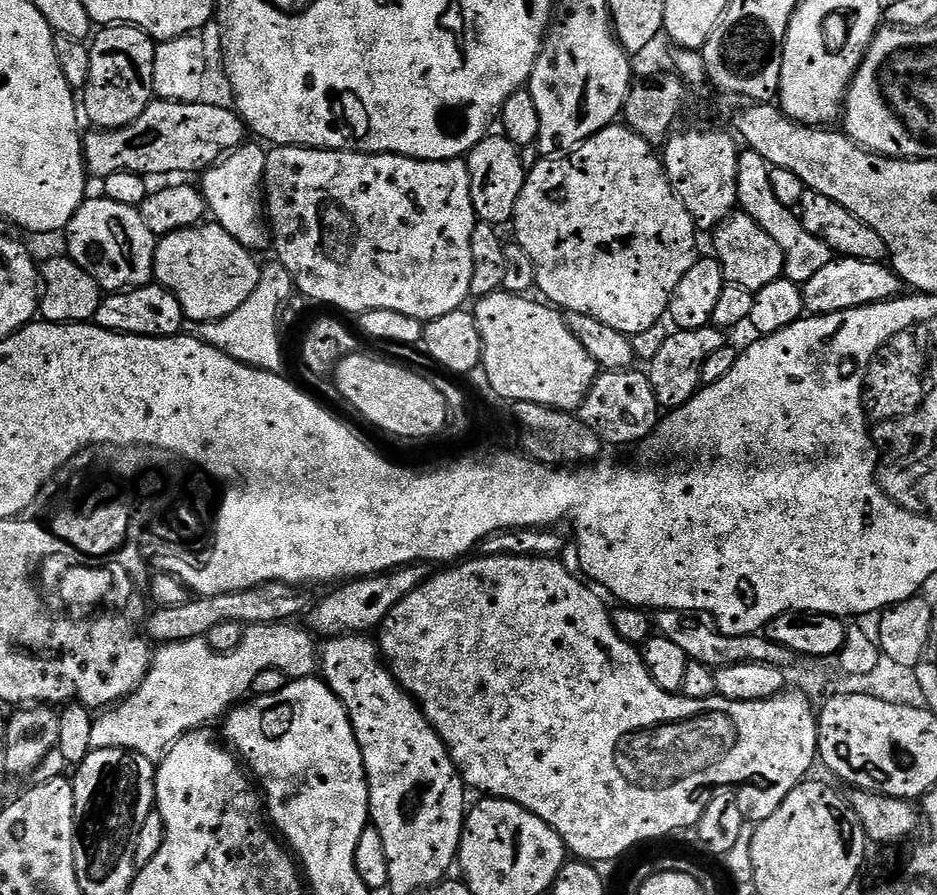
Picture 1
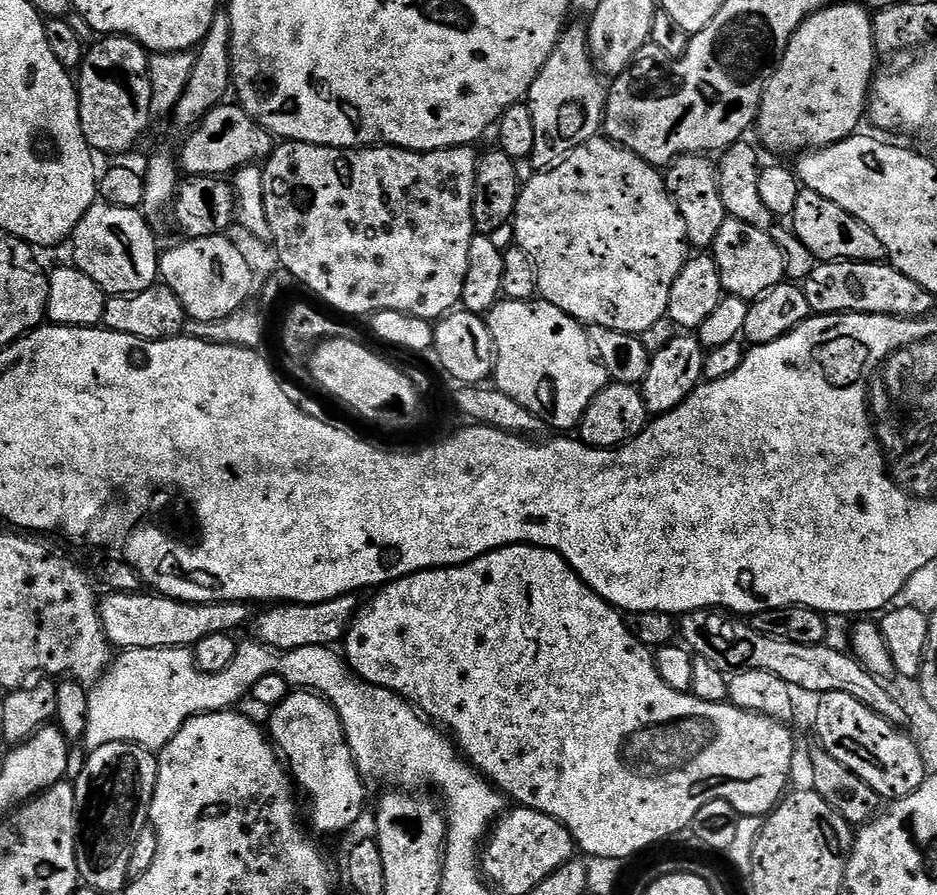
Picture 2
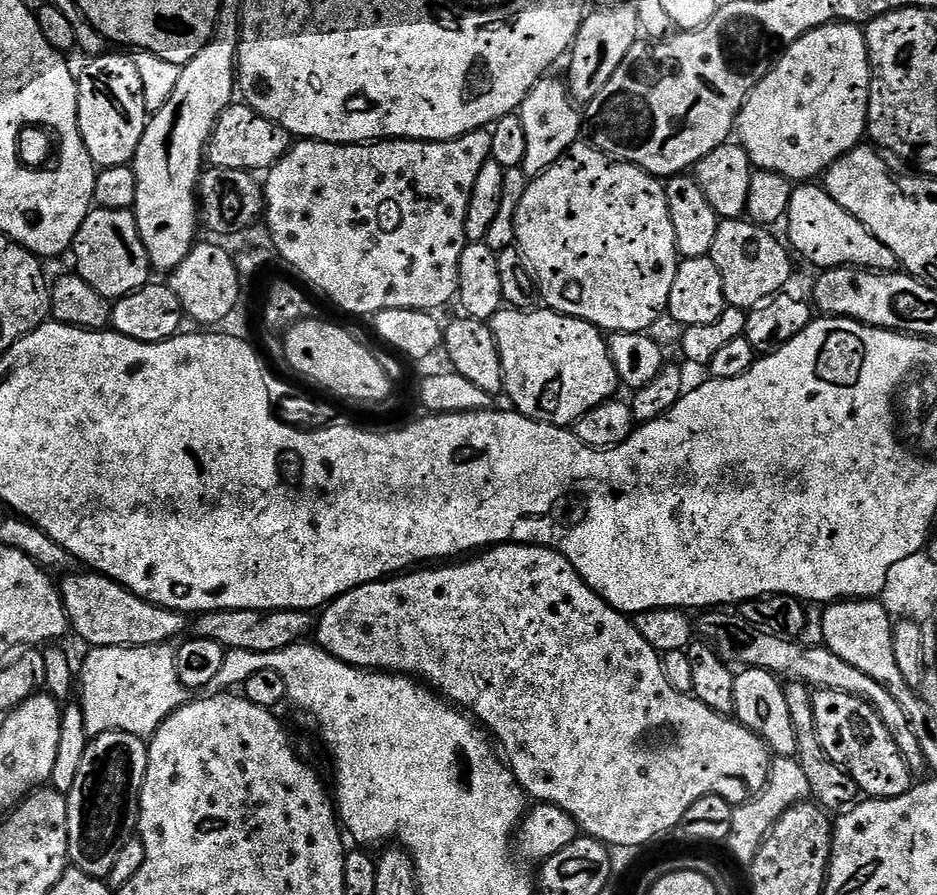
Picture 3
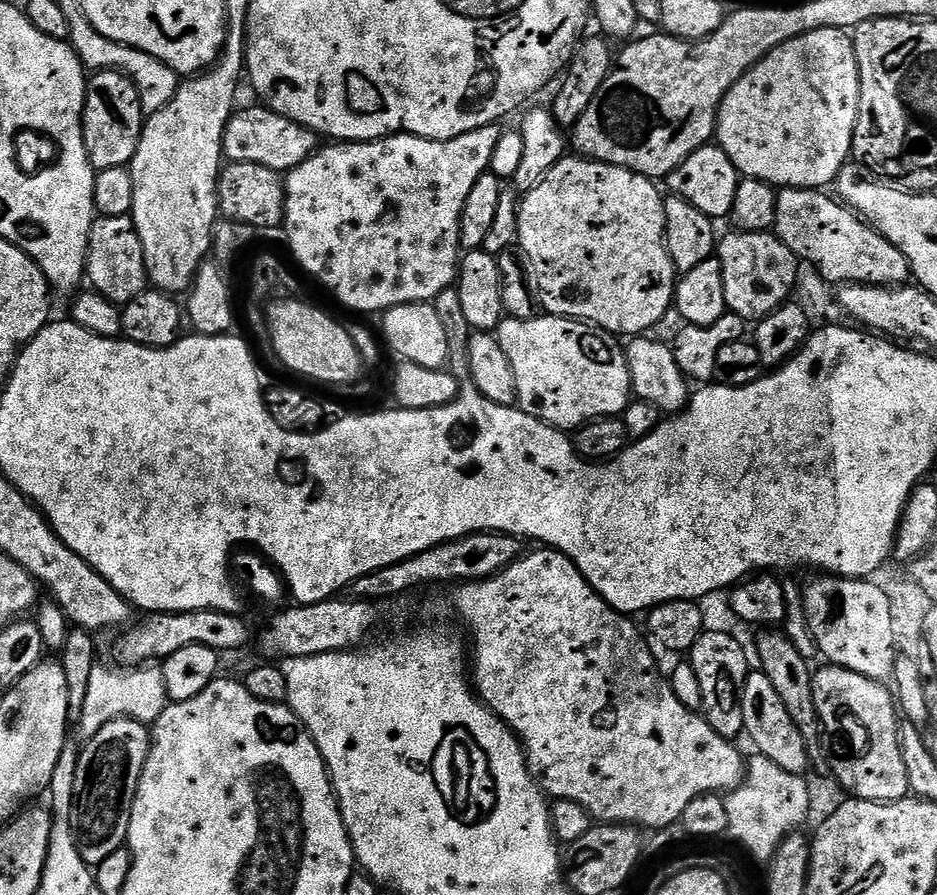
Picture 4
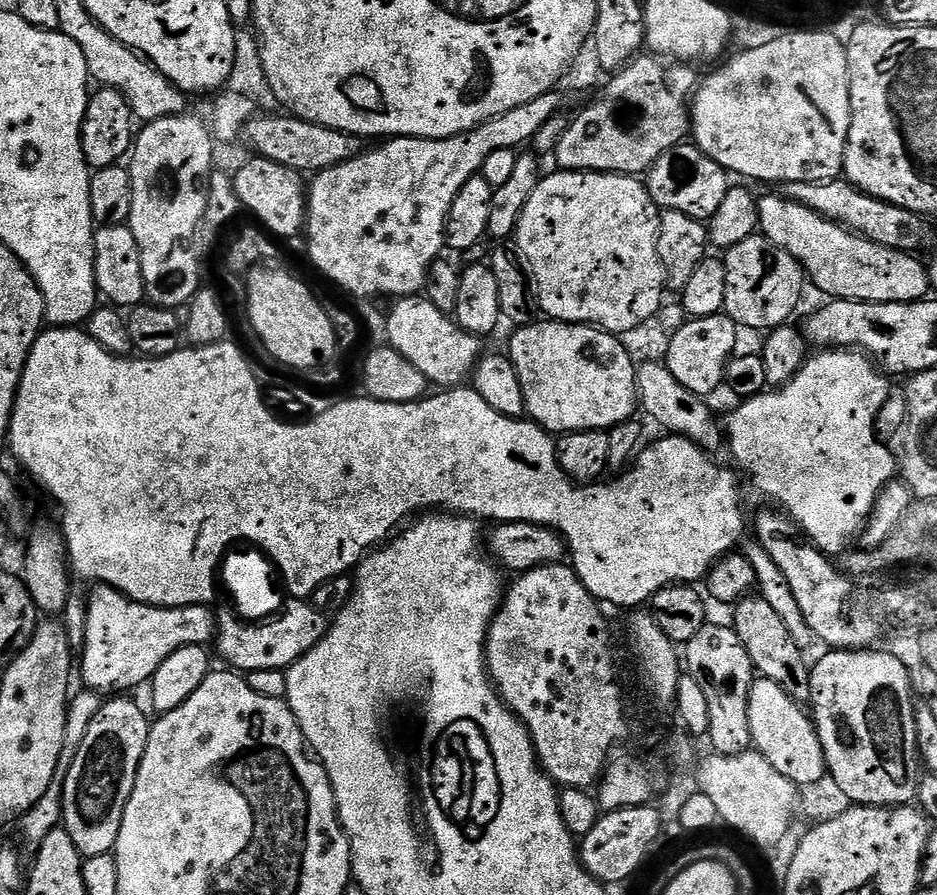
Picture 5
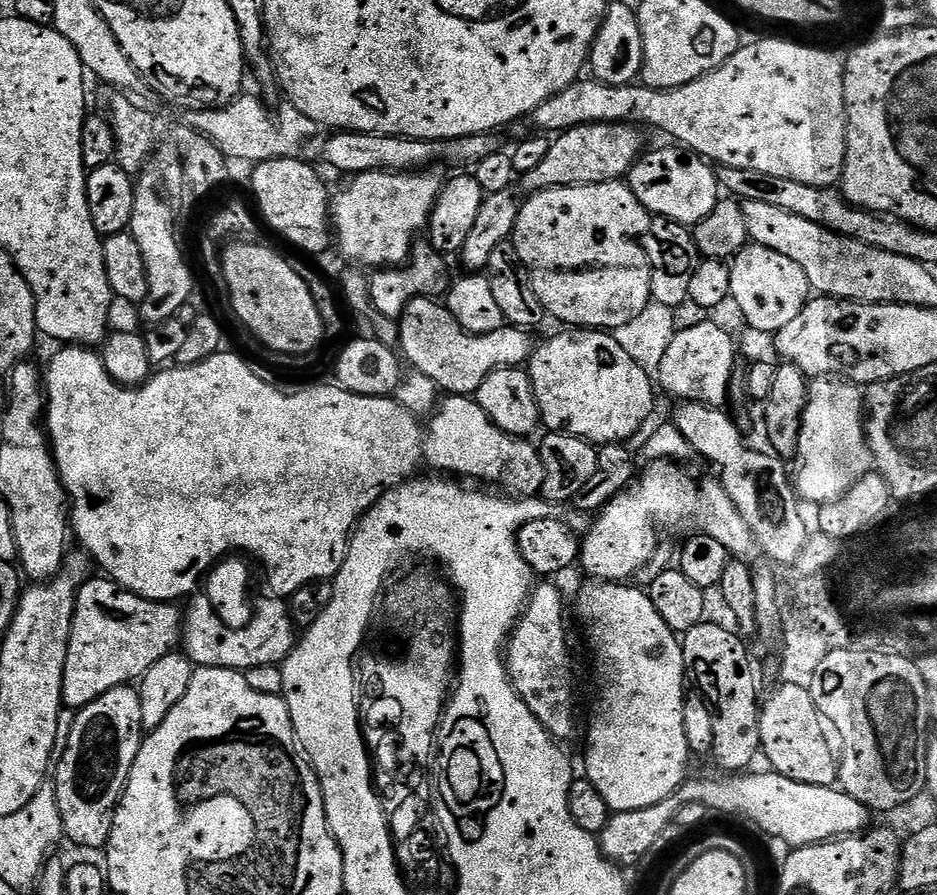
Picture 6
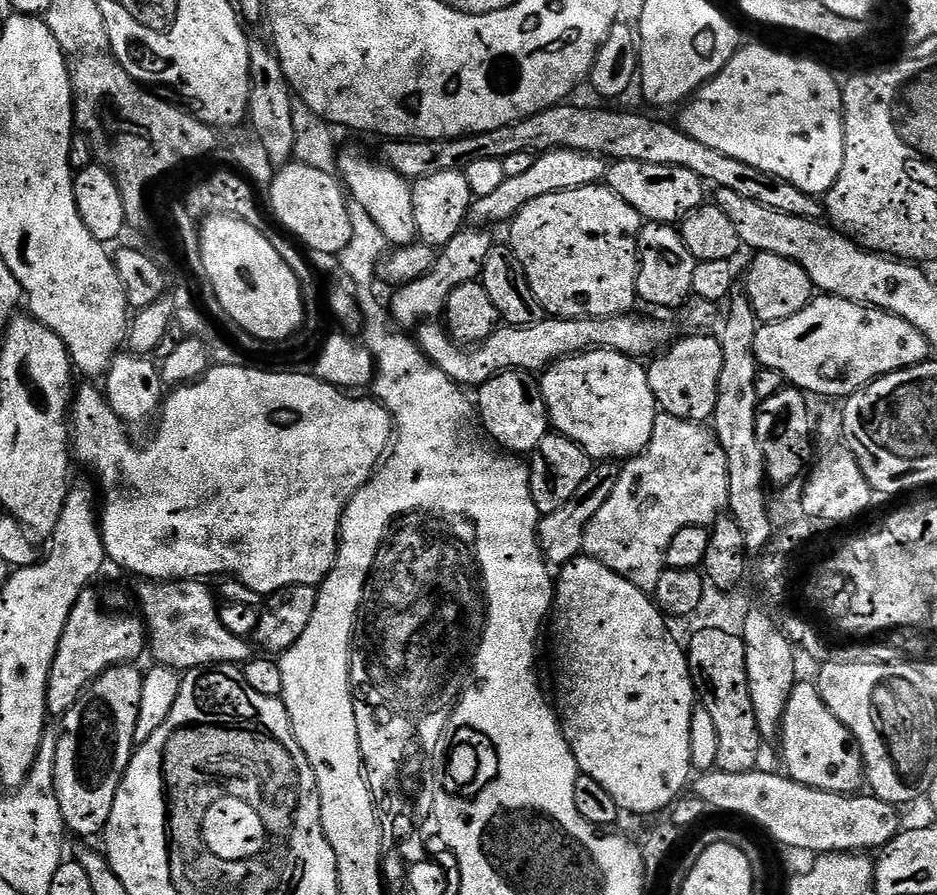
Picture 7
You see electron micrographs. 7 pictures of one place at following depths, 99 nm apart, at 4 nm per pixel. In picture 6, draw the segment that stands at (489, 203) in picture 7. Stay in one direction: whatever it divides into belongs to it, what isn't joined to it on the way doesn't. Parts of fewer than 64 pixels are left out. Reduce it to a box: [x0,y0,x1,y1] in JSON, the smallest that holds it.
[518,122,646,194]

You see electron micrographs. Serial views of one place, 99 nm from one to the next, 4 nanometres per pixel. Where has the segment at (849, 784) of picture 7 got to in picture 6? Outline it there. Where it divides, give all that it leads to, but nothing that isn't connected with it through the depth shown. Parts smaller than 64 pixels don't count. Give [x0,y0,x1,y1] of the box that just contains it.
[760,683,838,788]

